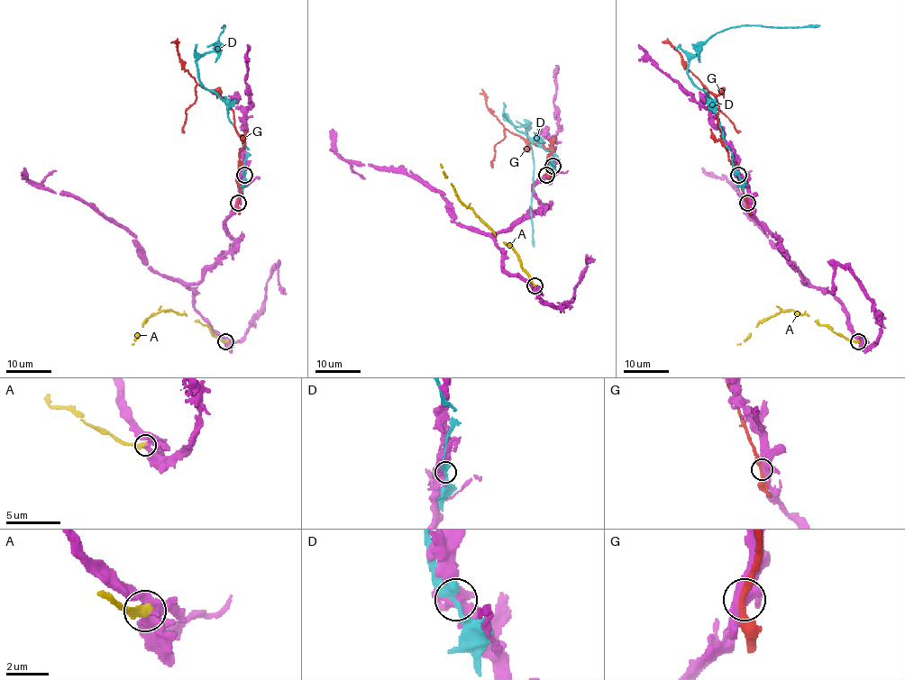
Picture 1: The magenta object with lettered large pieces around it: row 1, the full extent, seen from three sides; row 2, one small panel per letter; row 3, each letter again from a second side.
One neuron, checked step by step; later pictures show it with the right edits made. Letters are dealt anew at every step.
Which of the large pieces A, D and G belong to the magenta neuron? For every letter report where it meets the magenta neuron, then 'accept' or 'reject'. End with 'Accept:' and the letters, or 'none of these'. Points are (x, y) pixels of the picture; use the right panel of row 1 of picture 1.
A: contact (858, 341); reject
D: contact (738, 175); reject
G: contact (747, 203); reject
Accept: none of these

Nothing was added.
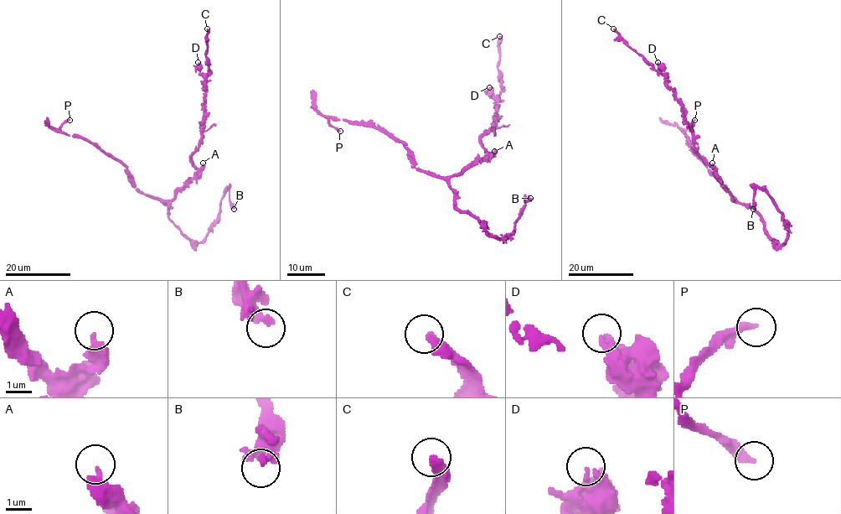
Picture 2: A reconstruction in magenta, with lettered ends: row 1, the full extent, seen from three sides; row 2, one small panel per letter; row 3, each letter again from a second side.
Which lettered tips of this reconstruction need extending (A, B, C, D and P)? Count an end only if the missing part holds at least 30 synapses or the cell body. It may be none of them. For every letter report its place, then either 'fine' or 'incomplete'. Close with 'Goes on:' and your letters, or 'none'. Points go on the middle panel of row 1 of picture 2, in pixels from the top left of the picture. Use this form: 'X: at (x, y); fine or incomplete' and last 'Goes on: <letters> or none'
A: at (494, 151); fine
B: at (530, 198); fine
C: at (499, 36); incomplete
D: at (489, 87); fine
P: at (340, 131); incomplete
Goes on: C, P

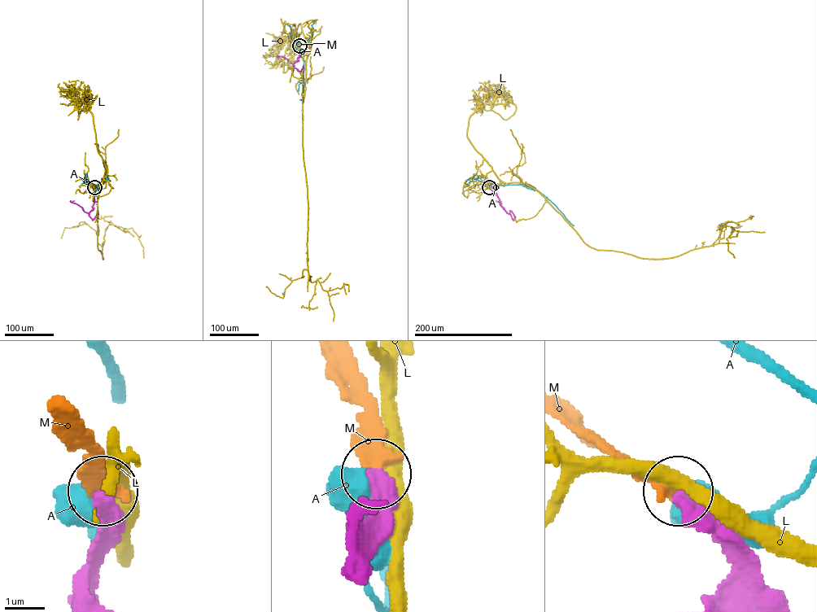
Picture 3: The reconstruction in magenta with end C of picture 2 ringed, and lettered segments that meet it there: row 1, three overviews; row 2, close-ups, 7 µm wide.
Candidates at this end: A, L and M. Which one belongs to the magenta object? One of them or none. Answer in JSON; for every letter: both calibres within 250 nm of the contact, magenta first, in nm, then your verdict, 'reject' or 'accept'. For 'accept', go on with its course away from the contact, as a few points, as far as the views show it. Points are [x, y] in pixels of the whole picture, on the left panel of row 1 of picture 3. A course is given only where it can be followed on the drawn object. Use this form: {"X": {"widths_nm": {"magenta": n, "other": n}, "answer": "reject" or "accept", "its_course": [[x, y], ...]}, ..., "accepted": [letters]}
{"A": {"widths_nm": {"magenta": 380, "other": 480}, "answer": "reject"}, "L": {"widths_nm": {"magenta": 380, "other": 480}, "answer": "reject"}, "M": {"widths_nm": {"magenta": 400, "other": 460}, "answer": "accept"}, "accepted": ["M"]}

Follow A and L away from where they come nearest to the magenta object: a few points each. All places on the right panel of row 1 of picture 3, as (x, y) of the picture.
A: (489, 187), (522, 185), (537, 190), (574, 225)
L: (489, 187), (495, 188), (504, 183), (469, 138), (469, 118), (484, 109), (507, 119), (516, 108), (511, 101)

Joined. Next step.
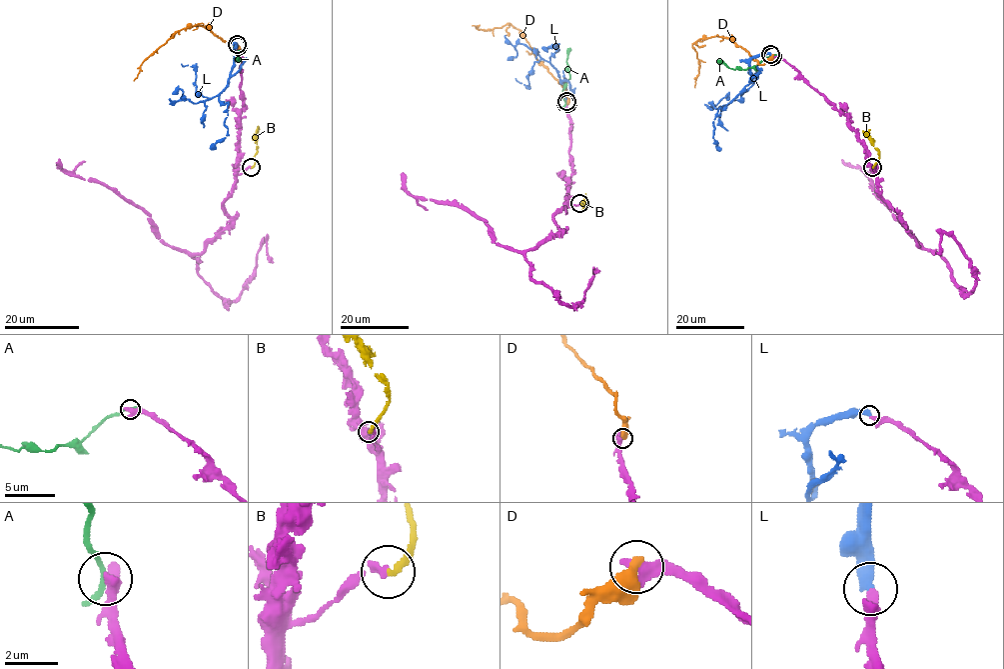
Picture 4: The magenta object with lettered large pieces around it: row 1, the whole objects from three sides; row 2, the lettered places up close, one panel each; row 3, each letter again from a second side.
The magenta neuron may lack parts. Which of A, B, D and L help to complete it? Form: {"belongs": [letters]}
{"belongs": ["B"]}

